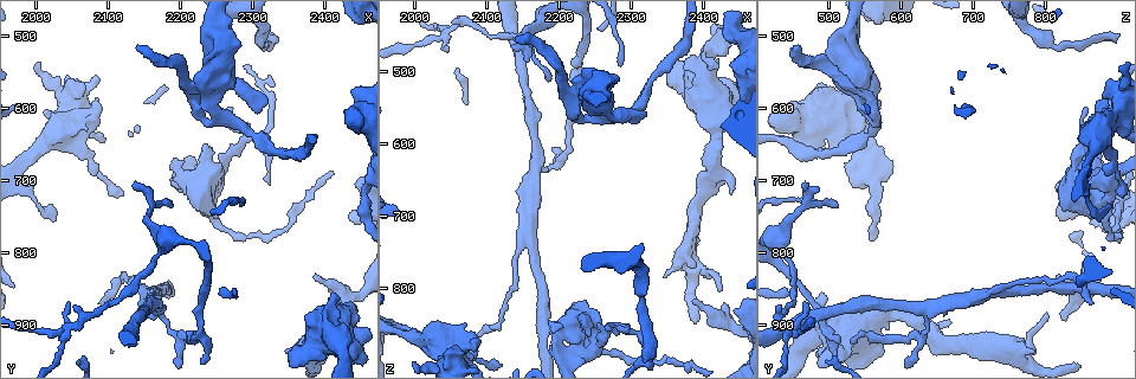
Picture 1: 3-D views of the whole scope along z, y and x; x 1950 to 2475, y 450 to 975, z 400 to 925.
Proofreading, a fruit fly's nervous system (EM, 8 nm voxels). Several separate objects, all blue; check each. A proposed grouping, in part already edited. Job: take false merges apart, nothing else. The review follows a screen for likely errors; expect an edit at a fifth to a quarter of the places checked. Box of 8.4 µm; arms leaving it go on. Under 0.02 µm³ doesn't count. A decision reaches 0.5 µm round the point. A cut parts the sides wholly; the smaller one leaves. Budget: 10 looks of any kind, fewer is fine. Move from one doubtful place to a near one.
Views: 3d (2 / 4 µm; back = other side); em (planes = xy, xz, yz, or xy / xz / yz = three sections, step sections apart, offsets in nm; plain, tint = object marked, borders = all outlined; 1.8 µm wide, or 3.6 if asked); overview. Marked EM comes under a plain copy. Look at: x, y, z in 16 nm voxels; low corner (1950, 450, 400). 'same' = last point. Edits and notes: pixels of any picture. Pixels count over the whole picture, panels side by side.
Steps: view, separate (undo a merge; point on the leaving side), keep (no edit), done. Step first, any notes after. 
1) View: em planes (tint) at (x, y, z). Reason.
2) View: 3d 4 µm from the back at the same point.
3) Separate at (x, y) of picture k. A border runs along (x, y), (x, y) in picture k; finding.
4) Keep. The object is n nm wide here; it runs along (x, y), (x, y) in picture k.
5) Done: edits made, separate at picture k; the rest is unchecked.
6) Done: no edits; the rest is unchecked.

View: em planes (tint) at (2400, 905, 510). Thick turns thin.

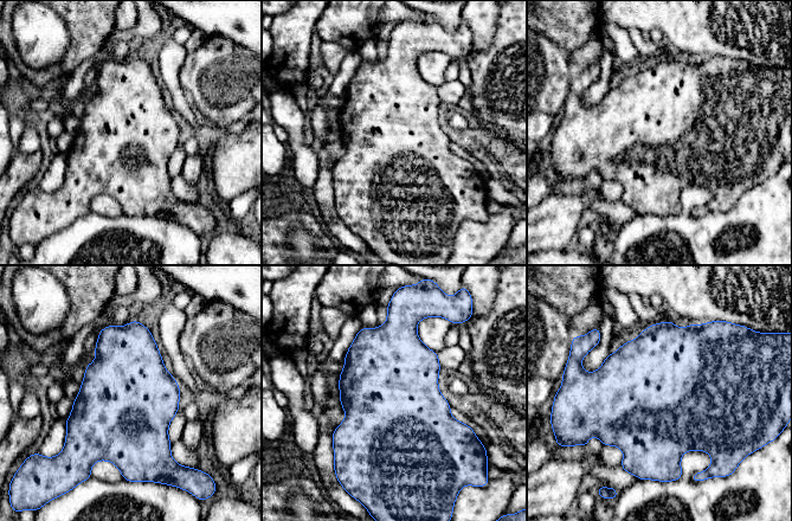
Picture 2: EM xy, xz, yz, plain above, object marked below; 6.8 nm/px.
Keep. The object is 650 nm wide here; one cell here.

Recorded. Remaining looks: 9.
View: em planes (tint) at (2055, 905, 440). A fork.

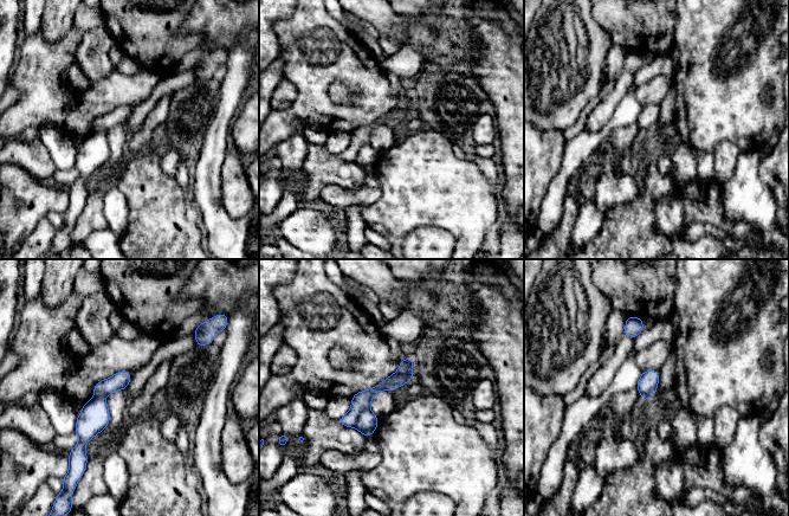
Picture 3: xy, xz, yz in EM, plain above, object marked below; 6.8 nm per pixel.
Separate at (367, 423) of picture 3. The object is 110 nm wide here; a border runs along (368, 407), (361, 412), (354, 426) in picture 3; a second cell is stuck on.

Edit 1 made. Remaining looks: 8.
View: em 3.6 µm yz step 16 (tint) at (2240, 570, 540). Arms run side by side.

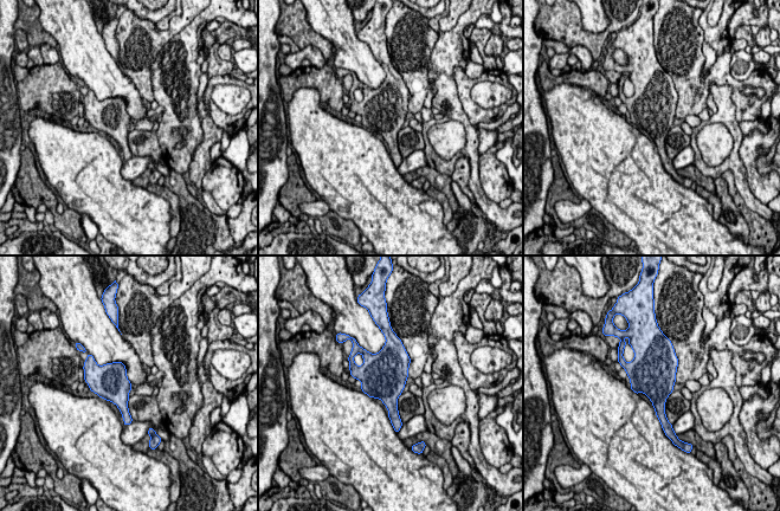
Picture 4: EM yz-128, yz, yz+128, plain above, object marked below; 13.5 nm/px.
View: em 3.6 µm planes (borders) at the same point.

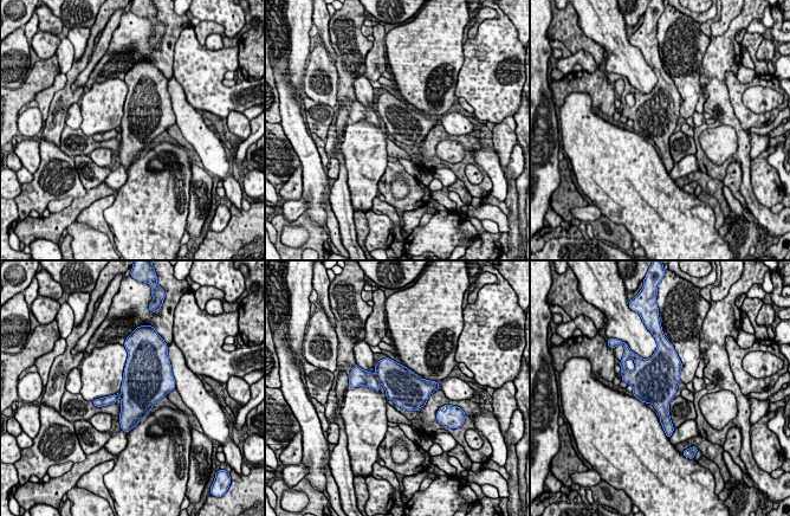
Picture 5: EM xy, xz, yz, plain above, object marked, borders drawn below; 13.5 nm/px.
Keep. The object is 500 nm wide here; one cell here.

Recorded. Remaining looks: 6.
View: em planes (tint) at (2165, 875, 635). Three-way junction.

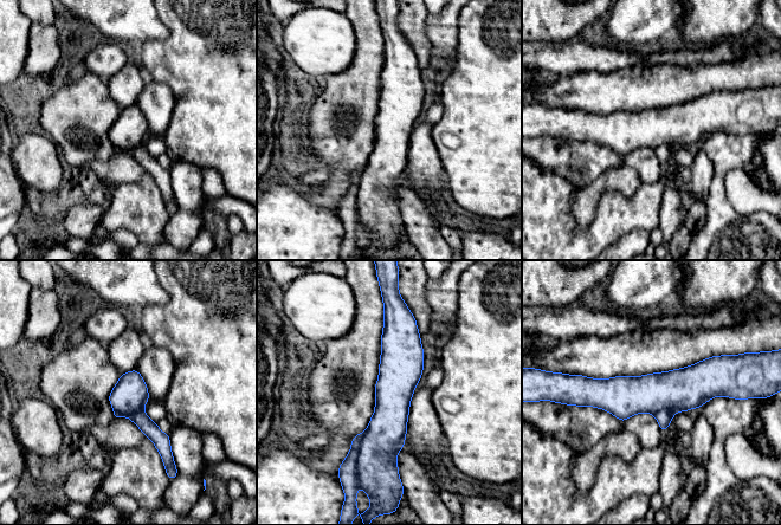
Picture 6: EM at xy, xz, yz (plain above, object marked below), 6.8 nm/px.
Separate at (347, 471) of picture 6. A border runs along (366, 432), (355, 467) in picture 6; a second cell is stuck on.

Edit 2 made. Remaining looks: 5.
Done: edits made, separate at picture 3, separate at picture 6; the rest is unchecked.

